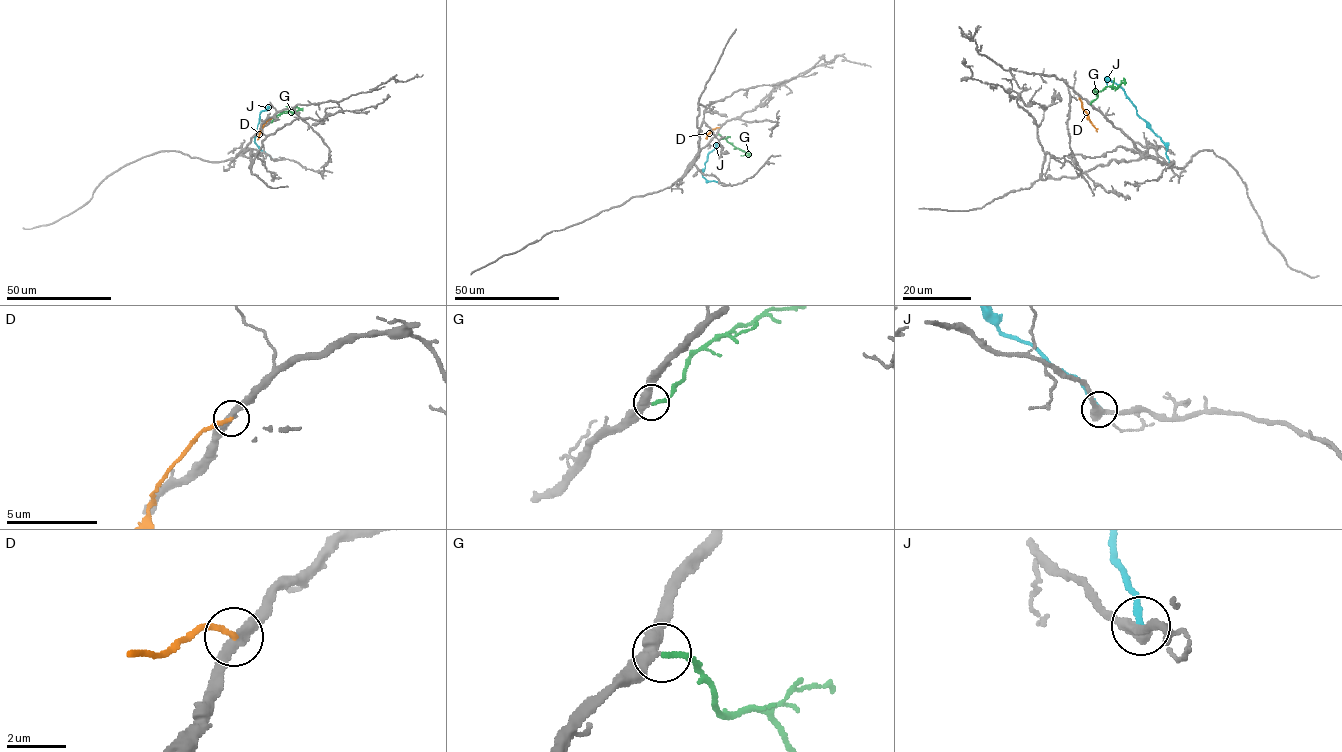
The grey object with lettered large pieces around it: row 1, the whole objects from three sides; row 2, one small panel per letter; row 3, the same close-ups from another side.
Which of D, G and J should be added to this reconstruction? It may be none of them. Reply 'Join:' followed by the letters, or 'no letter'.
Join: G

